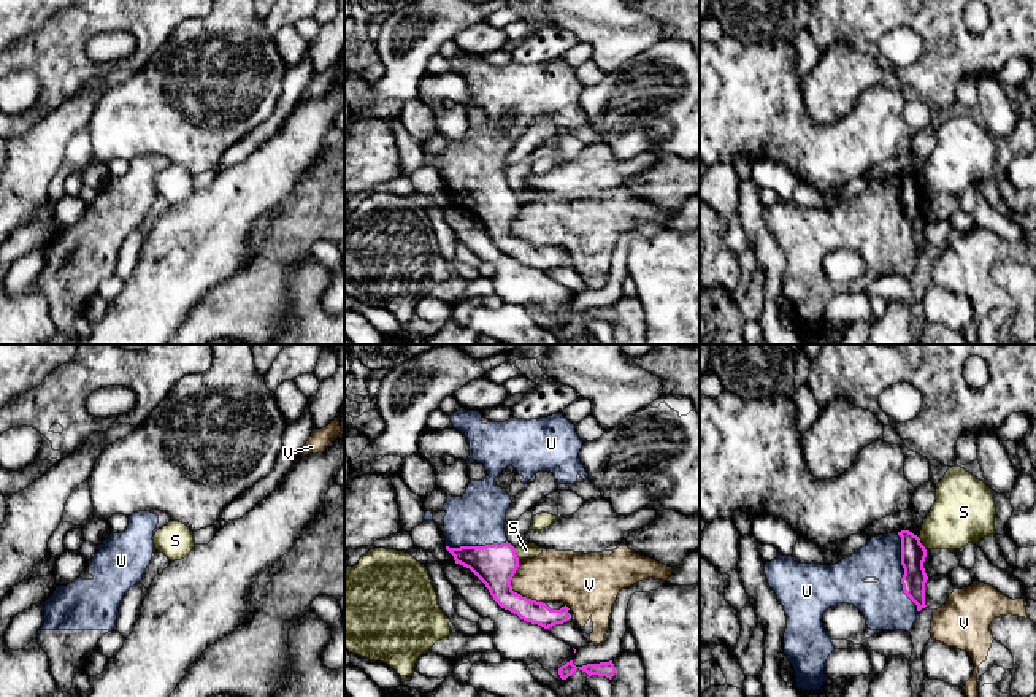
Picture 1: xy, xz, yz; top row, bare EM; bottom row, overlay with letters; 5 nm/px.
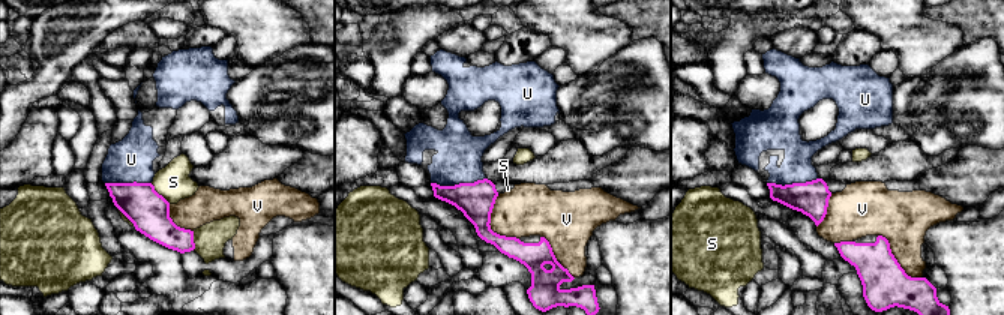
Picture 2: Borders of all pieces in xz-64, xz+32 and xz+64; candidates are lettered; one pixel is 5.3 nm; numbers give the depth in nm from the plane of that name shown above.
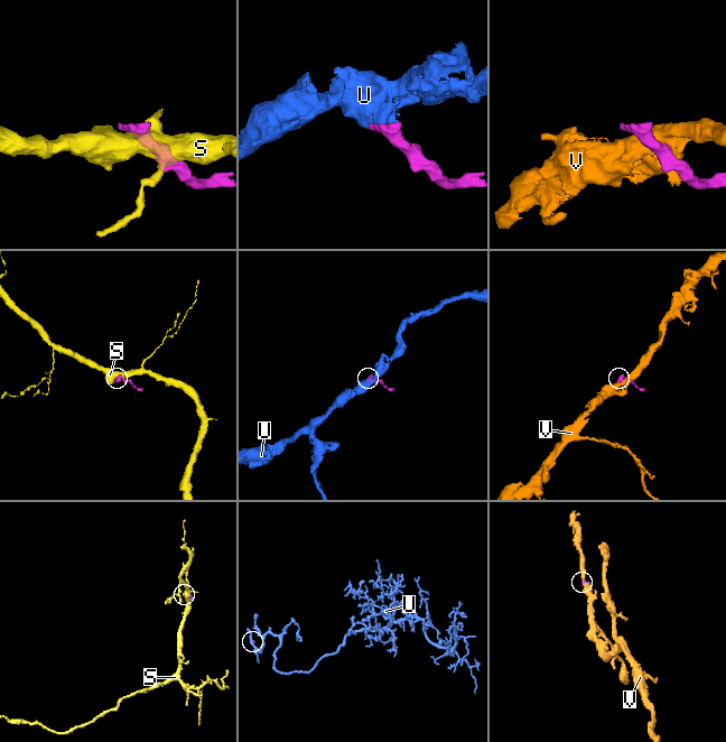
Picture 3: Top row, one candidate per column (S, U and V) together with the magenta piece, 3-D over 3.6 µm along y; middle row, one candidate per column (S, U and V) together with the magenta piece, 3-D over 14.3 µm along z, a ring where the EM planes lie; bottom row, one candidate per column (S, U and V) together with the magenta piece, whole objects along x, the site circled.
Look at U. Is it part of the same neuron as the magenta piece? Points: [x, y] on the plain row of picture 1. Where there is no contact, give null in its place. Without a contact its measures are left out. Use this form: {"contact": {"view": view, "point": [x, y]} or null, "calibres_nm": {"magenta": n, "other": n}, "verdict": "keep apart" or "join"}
{"contact": {"view": "yz", "point": [905, 218]}, "calibres_nm": {"magenta": 130, "other": 240}, "verdict": "join"}

